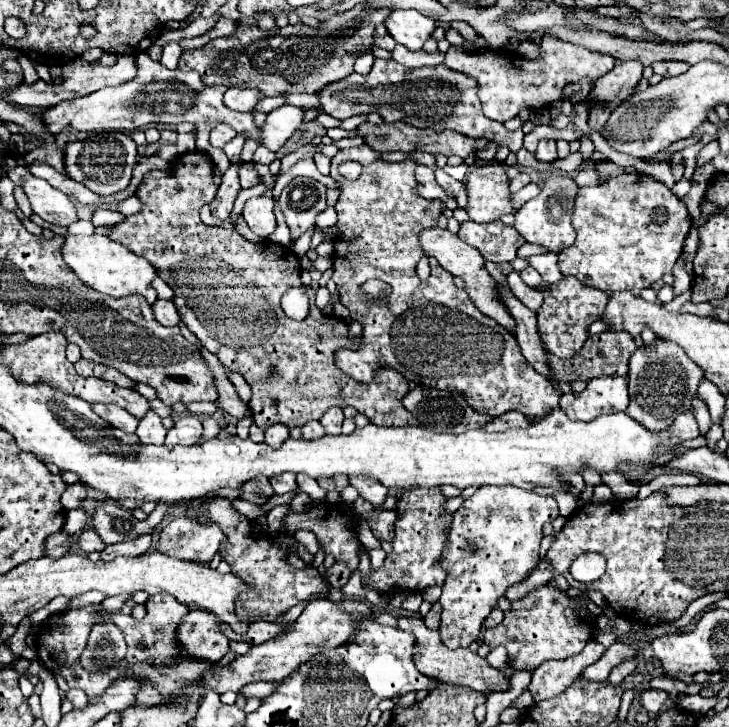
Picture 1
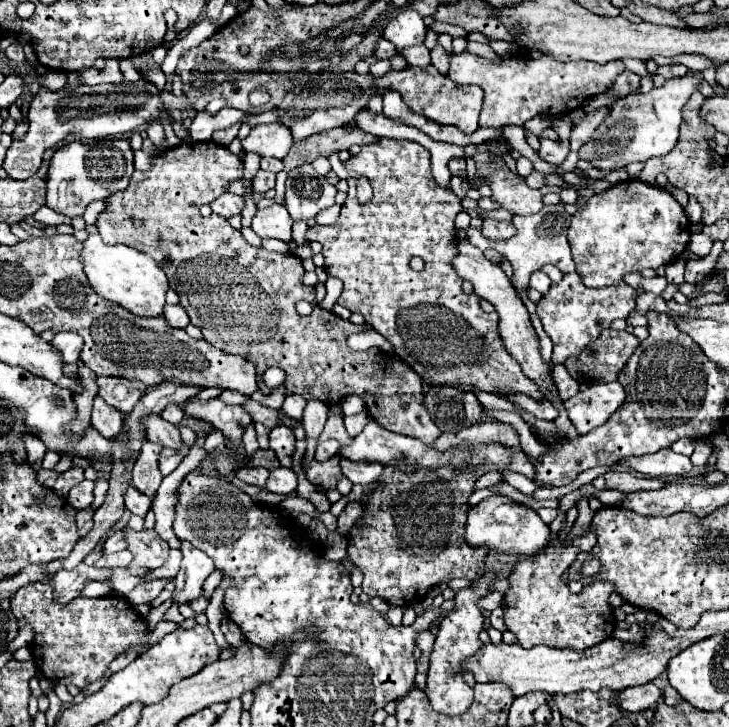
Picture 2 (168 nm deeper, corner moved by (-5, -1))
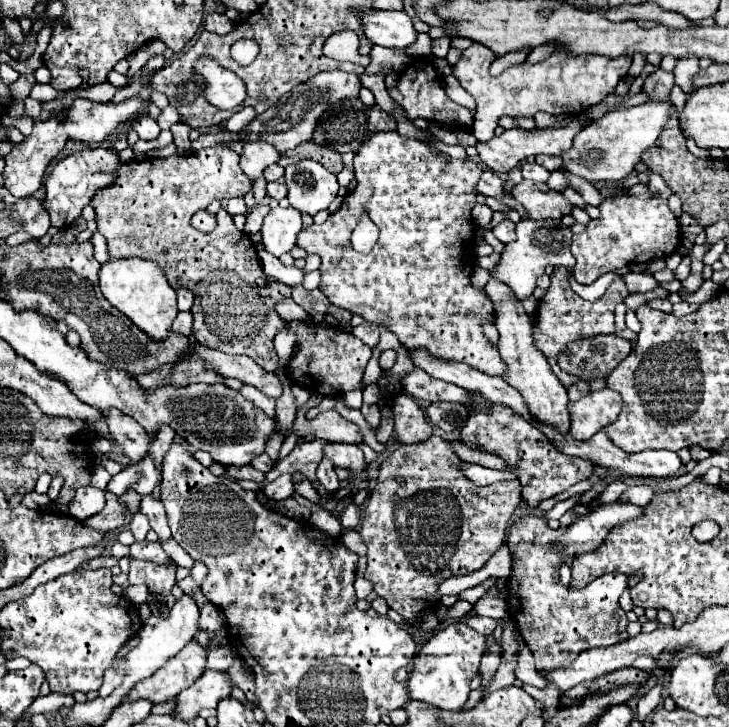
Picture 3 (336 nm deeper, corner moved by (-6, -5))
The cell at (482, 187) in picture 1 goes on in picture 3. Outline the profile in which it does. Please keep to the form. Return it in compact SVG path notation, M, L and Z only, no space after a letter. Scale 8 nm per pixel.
M524 179L512 187L510 195L526 209L530 219L560 219L572 211L572 203L566 201L562 193L550 191L544 183Z

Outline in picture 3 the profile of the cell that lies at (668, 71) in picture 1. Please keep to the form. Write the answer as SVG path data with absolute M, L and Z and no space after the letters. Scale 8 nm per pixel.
M654 71L652 75L648 75L648 79L644 81L644 91L652 97L652 99L668 99L670 89L674 87L674 73L668 71Z

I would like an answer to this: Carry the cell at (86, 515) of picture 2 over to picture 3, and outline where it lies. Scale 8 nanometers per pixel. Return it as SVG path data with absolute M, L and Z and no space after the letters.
M106 493L106 507L100 513L96 513L84 521L86 527L92 527L102 533L112 531L112 529L120 529L128 523L130 523L130 519L126 519L126 511L122 511L122 507L118 507L114 493Z

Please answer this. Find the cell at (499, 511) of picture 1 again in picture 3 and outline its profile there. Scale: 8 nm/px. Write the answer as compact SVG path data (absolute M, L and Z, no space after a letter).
M454 621L444 629L436 631L430 637L430 641L422 645L422 649L416 653L412 661L408 679L410 697L430 703L444 711L460 711L468 701L470 681L480 667L484 651L486 651L484 635L468 627L464 621Z

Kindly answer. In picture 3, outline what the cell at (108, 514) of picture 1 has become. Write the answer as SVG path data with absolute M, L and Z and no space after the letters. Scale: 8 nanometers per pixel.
M130 559L130 577L128 581L148 587L148 607L152 615L166 617L166 611L174 605L176 597L172 595L172 585L176 583L176 565L174 563L150 563L142 559Z

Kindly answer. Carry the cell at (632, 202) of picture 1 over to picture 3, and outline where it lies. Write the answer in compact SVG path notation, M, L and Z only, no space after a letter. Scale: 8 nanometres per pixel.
M622 193L604 199L598 209L600 217L592 219L582 233L574 235L570 245L570 251L576 257L572 273L582 285L590 285L600 275L622 269L630 263L650 263L654 259L666 259L682 245L680 223L668 209L666 199L642 199Z

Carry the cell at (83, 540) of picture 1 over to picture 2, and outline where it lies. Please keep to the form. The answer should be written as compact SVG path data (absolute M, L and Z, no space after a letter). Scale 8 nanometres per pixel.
M115 531L111 537L105 539L105 545L103 545L103 553L115 553L115 551L121 551L125 549L127 543L125 543L125 533L123 531Z

